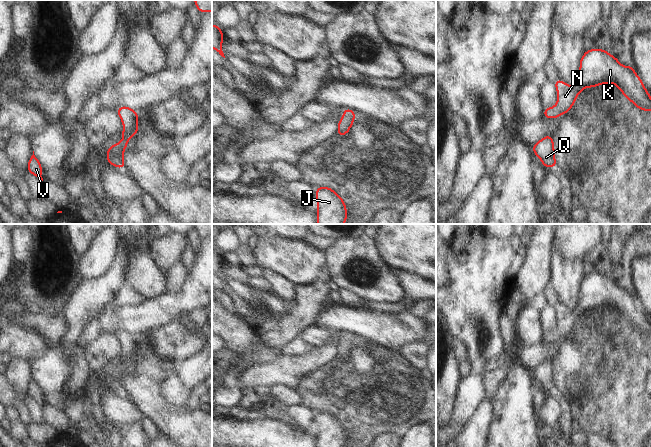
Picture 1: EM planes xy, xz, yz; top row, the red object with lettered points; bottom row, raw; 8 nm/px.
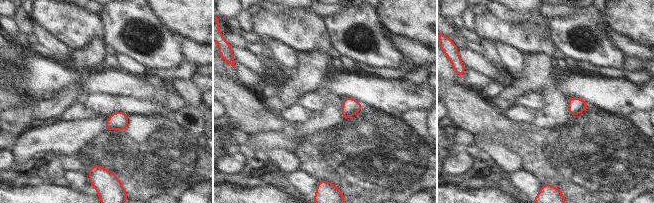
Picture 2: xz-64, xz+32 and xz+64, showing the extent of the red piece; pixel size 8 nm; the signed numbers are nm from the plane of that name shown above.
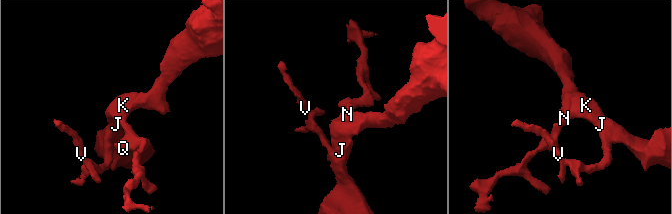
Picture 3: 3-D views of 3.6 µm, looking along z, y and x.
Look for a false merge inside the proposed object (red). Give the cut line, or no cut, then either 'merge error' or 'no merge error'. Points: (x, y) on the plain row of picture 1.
no cut | no merge error

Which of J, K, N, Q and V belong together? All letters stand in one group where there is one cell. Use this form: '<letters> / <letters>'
J K N Q V

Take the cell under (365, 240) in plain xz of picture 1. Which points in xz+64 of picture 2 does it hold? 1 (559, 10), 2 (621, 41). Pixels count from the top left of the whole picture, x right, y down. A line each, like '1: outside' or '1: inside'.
1: outside
2: outside

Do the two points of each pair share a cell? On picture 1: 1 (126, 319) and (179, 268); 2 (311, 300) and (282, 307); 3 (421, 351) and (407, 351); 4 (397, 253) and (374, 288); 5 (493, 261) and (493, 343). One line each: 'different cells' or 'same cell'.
1: different cells
2: different cells
3: same cell
4: different cells
5: same cell

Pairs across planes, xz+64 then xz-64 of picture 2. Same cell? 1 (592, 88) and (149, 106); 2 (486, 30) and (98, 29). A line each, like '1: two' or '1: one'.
1: two
2: one

